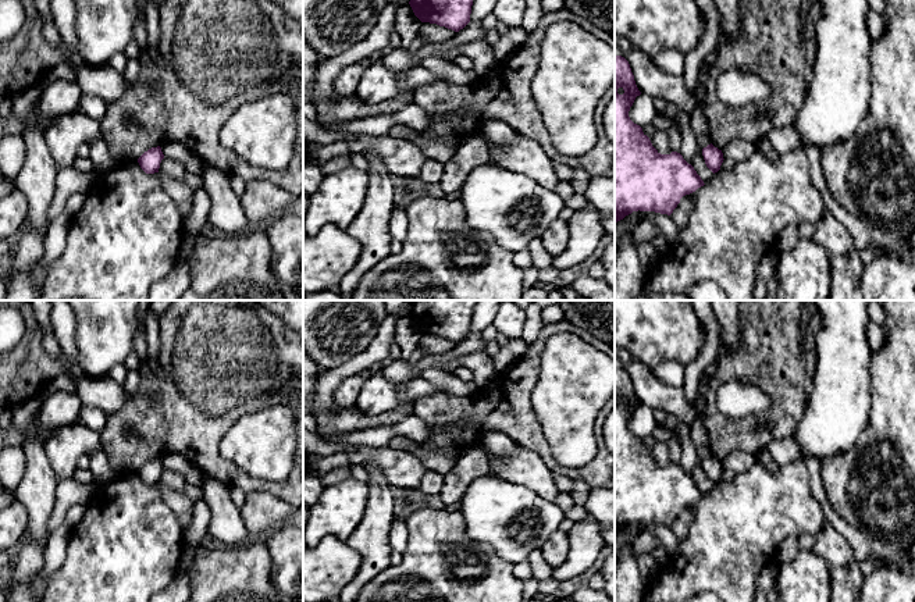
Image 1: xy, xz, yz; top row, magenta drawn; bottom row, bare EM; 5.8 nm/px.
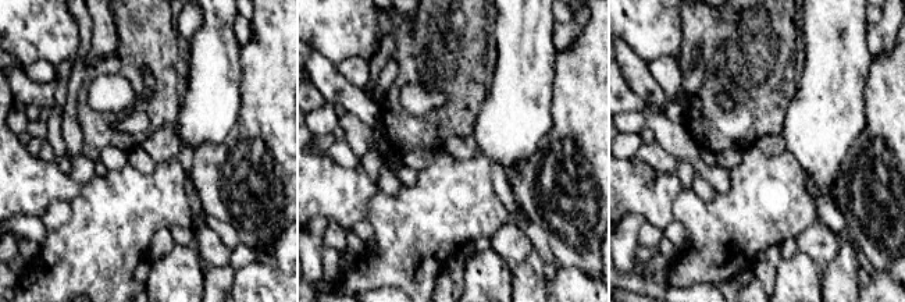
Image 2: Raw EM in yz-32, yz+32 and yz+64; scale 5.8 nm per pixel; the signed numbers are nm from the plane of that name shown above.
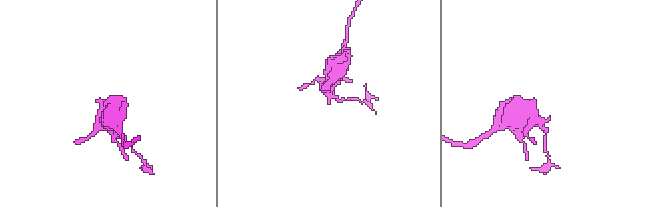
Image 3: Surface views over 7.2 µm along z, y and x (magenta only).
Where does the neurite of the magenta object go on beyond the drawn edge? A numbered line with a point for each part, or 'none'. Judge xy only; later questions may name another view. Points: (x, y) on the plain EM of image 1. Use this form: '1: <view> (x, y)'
none

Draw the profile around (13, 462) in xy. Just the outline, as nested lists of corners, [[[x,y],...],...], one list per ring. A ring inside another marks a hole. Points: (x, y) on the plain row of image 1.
[[[19,445],[0,450],[0,482],[6,489],[14,489],[24,478],[26,456]]]

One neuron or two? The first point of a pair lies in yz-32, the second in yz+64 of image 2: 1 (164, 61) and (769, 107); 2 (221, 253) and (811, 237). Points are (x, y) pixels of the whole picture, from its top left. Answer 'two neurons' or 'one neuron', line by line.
1: one neuron
2: one neuron

